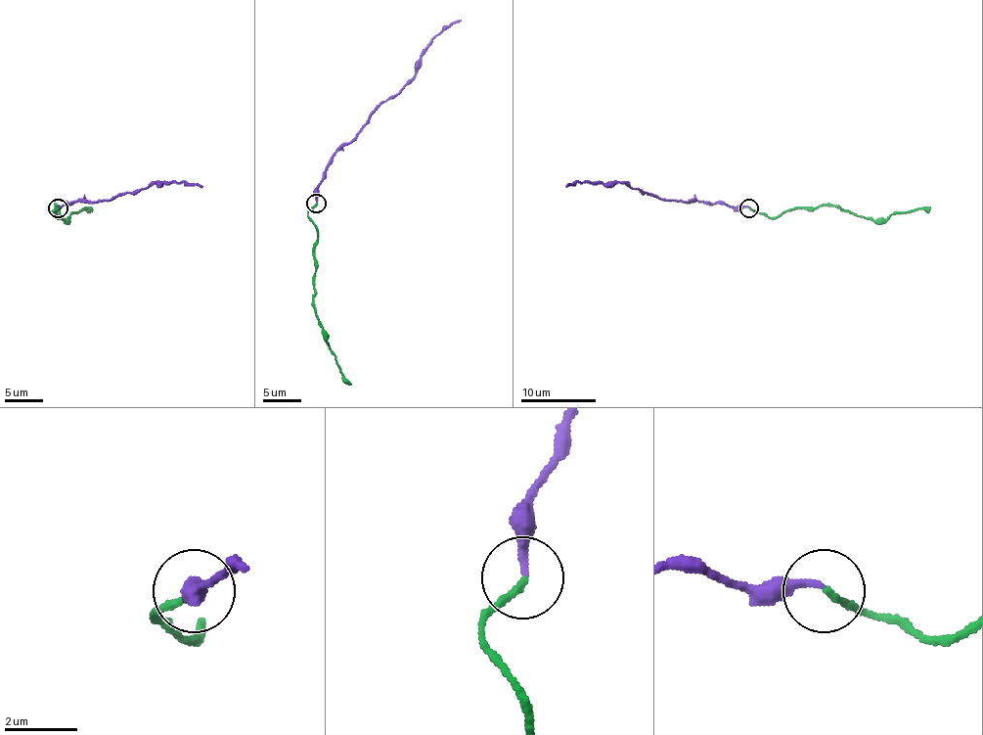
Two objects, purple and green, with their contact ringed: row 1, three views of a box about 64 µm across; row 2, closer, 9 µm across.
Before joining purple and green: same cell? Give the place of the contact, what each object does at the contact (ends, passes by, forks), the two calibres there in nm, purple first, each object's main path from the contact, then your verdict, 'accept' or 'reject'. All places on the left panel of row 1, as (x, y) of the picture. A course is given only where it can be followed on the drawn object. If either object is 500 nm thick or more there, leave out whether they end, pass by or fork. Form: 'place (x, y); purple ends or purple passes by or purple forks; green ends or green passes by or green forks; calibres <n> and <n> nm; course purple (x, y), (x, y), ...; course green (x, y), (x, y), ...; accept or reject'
place (58, 207); purple ends; green ends; calibres 240 and 190 nm; course purple (58, 206), (65, 203), (111, 201), (125, 193), (137, 193), (157, 182), (186, 182), (202, 188); course green (58, 208), (50, 212), (56, 217), (60, 212), (56, 205), (56, 214), (65, 219), (82, 208), (93, 210); accept

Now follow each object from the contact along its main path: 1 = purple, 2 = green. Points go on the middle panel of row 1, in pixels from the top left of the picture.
1: (316, 202), (316, 189), (329, 160), (416, 73), (416, 62), (423, 49), (461, 21)
2: (316, 204), (308, 218), (314, 224), (318, 240), (314, 249), (314, 311), (340, 373), (351, 385)

